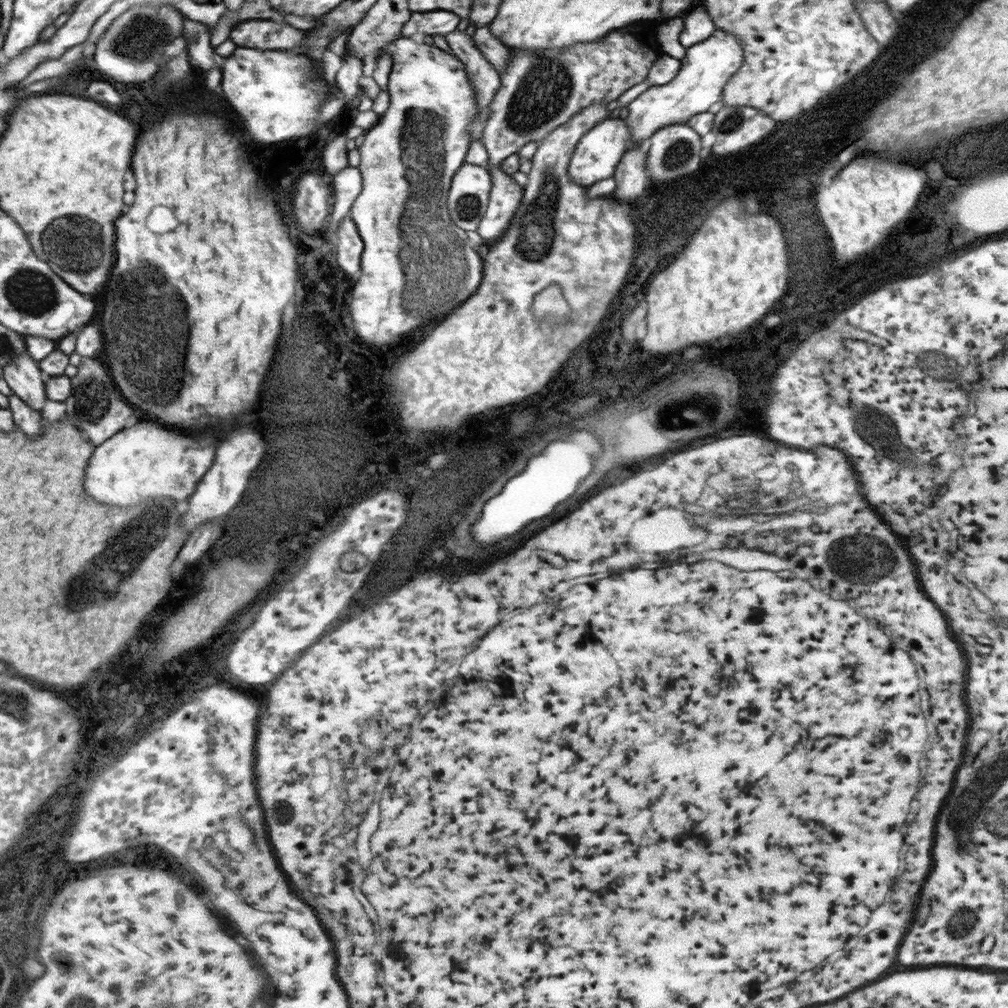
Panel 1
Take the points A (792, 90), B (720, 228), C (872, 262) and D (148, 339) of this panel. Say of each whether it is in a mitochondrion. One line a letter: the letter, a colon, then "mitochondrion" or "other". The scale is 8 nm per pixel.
A: mitochondrion
B: other
C: other
D: mitochondrion

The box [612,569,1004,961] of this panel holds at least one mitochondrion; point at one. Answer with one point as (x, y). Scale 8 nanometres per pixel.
(956, 931)

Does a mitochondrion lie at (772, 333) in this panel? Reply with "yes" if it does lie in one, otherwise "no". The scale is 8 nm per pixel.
no

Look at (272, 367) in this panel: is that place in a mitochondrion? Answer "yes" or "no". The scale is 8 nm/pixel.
no

